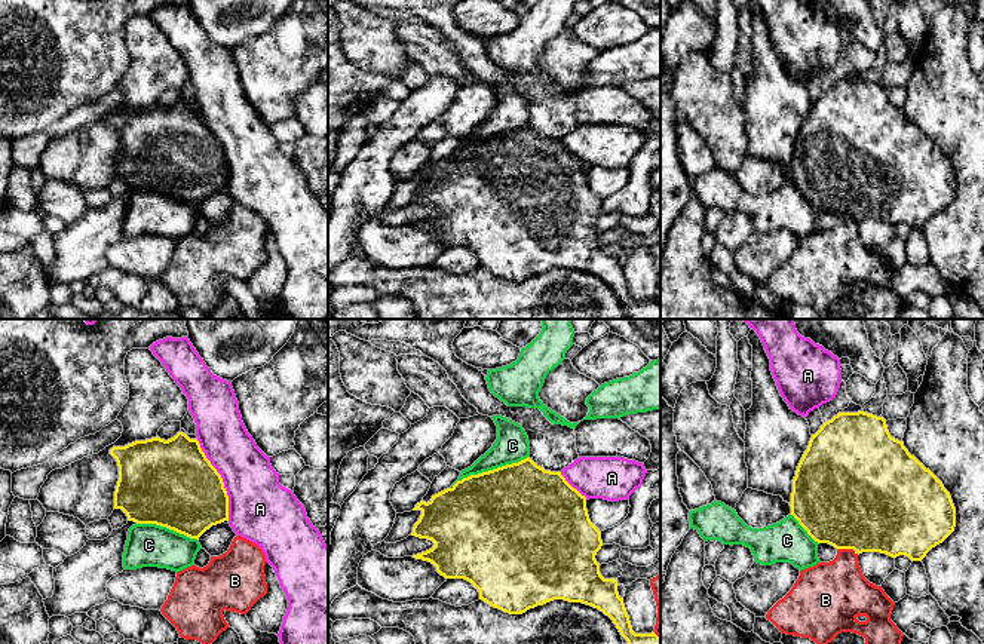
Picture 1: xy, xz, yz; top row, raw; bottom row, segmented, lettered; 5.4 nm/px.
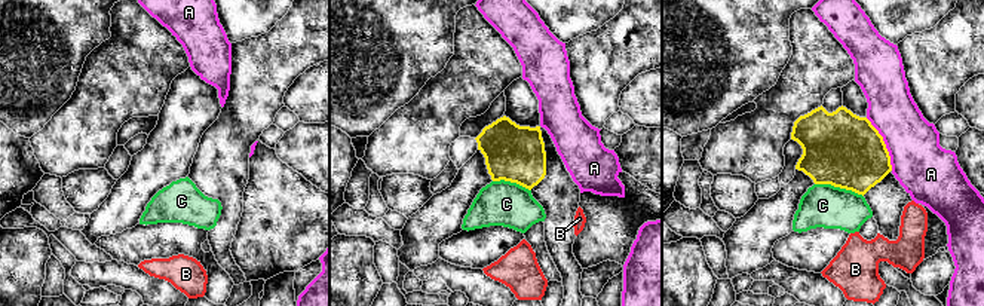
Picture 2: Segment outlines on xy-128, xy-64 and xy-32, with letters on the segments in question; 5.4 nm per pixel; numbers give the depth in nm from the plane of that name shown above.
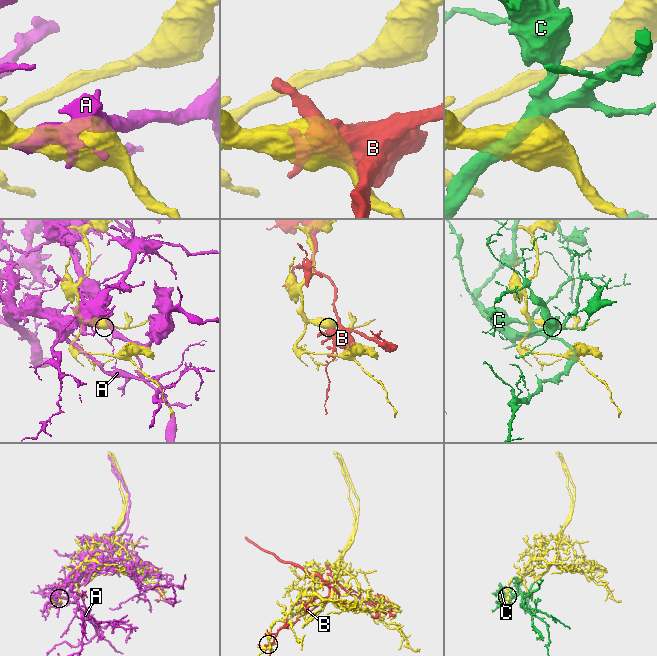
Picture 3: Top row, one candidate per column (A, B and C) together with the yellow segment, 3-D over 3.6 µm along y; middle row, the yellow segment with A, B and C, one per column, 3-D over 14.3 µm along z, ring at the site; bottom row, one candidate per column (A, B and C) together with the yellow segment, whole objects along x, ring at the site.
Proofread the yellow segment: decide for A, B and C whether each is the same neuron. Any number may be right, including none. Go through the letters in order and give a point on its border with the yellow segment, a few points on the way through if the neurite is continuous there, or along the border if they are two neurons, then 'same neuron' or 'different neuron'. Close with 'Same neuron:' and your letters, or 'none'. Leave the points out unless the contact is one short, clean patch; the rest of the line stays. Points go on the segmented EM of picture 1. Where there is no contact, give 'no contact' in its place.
A: contact xy (221, 480); different neuron
B: contact yz (848, 548); different neuron
C: contact xz (489, 471); same neuron
Same neuron: C

